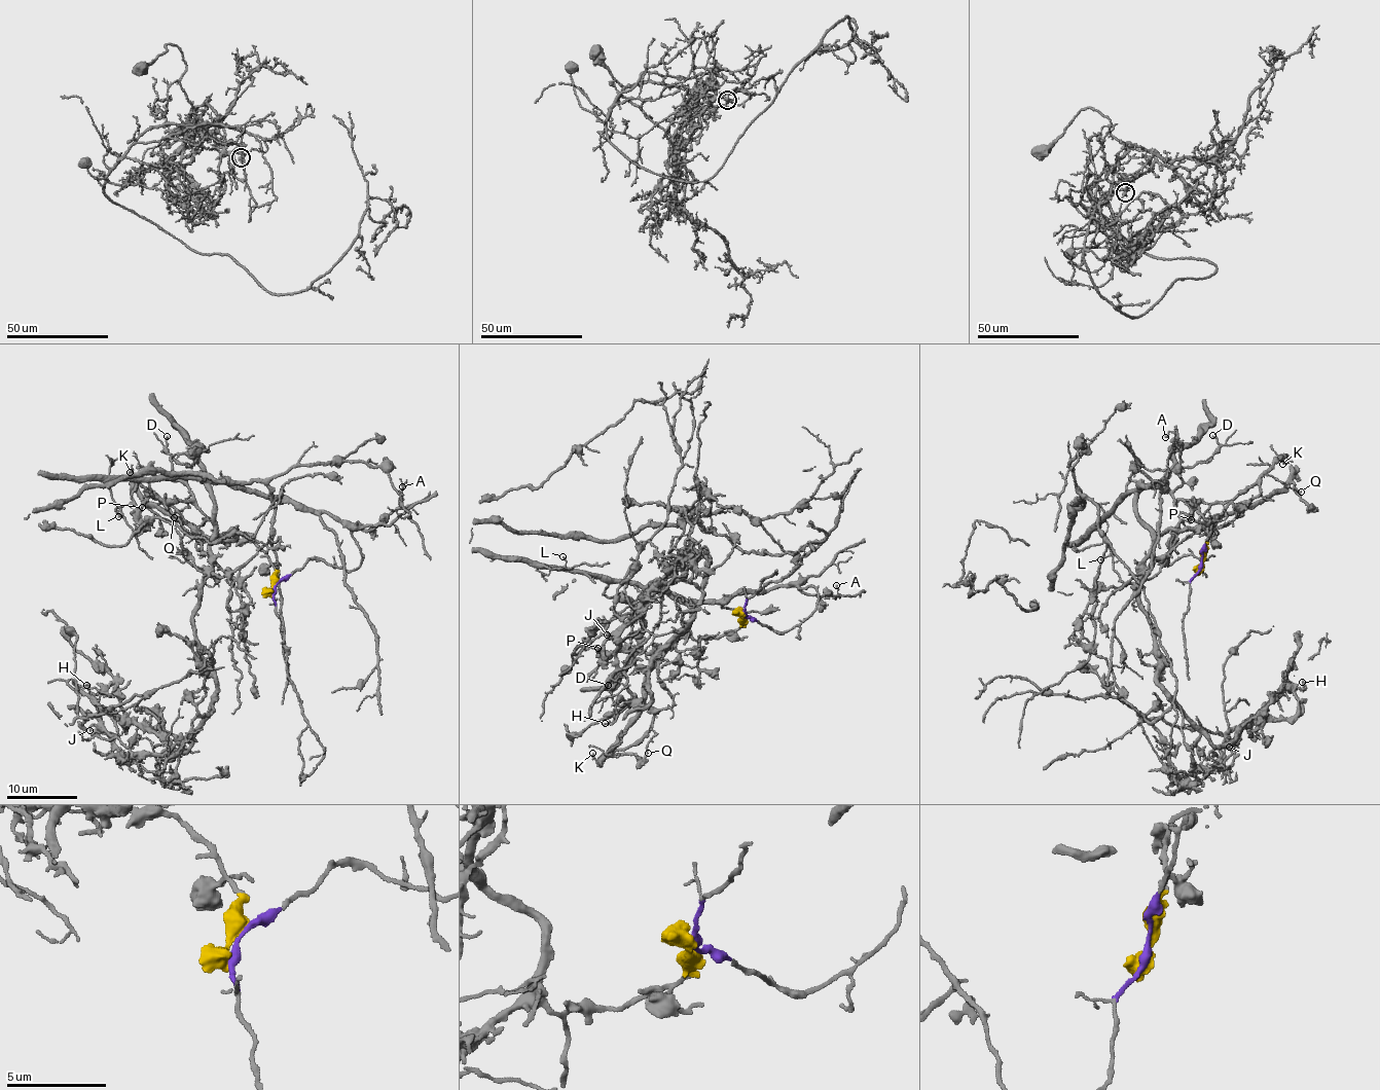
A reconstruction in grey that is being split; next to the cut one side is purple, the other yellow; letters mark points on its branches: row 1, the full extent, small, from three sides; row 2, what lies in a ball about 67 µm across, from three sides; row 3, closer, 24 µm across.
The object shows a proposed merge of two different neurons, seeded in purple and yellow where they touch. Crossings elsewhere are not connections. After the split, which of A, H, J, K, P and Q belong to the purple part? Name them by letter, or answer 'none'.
A

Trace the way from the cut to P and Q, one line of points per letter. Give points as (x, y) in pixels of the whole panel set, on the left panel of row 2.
P: (273, 589), (275, 565), (253, 543), (220, 540), (195, 532), (179, 513), (158, 499), (151, 497), (143, 508)
Q: (273, 589), (275, 565), (253, 543), (220, 538), (198, 540), (191, 534), (207, 518), (193, 497), (173, 517)

